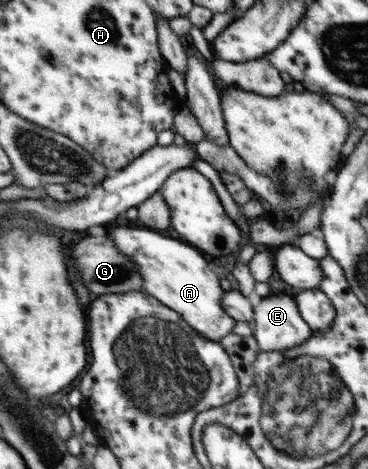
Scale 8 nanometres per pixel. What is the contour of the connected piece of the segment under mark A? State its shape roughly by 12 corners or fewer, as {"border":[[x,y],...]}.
{"border":[[152,230],[106,233],[146,294],[219,342],[236,320],[207,255]]}

